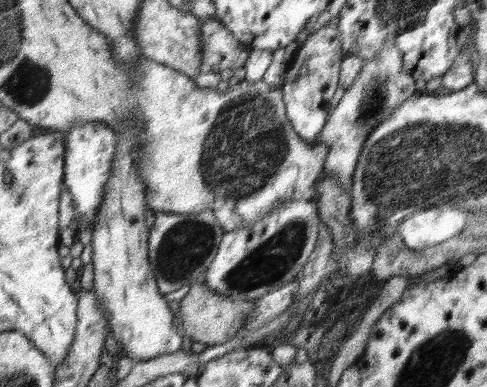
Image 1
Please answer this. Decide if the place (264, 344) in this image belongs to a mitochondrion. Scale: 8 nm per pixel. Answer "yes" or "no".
no

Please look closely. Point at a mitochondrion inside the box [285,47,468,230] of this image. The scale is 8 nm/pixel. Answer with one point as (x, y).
(375, 95)

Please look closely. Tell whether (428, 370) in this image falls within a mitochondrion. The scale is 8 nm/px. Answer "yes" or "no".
yes

